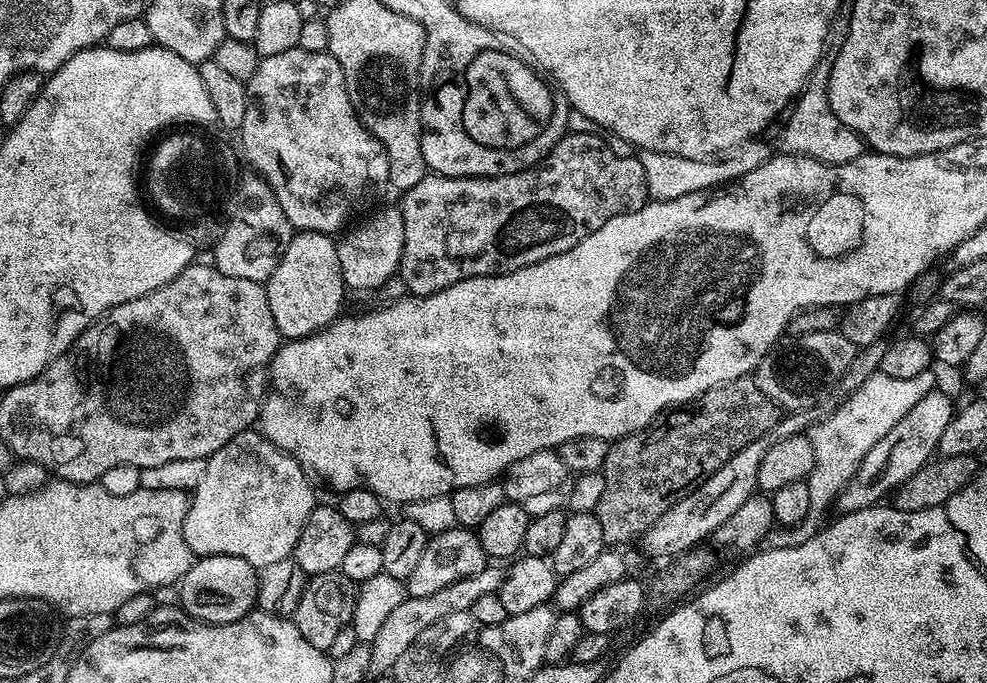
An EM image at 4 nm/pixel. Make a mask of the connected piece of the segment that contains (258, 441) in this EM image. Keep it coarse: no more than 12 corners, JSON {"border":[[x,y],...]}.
{"border":[[259,430],[230,438],[188,502],[197,557],[289,559],[318,504]]}

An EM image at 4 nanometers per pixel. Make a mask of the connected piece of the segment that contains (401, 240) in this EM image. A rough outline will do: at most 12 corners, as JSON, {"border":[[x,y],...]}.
{"border":[[397,205],[375,209],[337,243],[345,287],[377,291],[399,271]]}

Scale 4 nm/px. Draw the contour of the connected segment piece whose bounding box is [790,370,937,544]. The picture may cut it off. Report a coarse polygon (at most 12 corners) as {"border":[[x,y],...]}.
{"border":[[876,371],[807,433],[810,508],[801,544],[824,527],[878,438],[937,387],[934,372]]}

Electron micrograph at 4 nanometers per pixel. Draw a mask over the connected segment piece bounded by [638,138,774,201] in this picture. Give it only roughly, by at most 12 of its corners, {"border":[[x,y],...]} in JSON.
{"border":[[753,138],[719,156],[639,153],[648,200],[741,180],[774,155]]}

